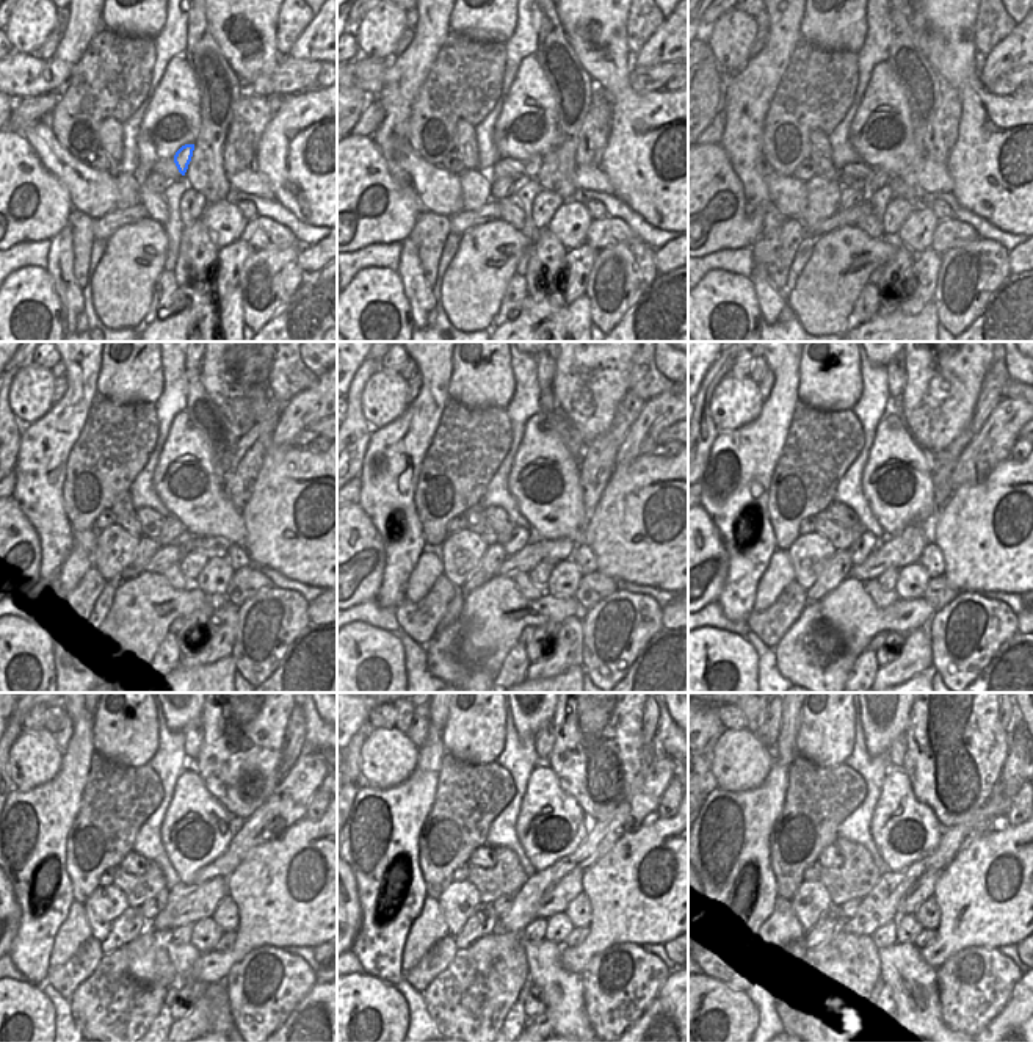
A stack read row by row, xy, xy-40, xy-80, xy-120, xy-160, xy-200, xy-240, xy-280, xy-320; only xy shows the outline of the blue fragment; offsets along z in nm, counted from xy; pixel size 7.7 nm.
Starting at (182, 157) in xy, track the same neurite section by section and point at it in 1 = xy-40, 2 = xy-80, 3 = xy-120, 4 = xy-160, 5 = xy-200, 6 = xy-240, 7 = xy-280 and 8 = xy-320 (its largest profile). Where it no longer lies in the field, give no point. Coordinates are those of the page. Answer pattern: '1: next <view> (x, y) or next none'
1: next xy-40 (533, 163)
2: next xy-80 (878, 177)
3: next xy-120 (173, 528)
4: next xy-160 (521, 536)
5: next xy-200 (859, 550)
6: next xy-240 (154, 906)
7: next xy-280 (503, 904)
8: next xy-320 (848, 908)

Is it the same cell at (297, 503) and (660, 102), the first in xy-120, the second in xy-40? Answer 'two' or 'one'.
one

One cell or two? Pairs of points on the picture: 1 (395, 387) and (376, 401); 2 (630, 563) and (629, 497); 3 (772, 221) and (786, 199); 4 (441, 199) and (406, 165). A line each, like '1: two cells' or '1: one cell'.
1: one cell
2: one cell
3: two cells
4: one cell

